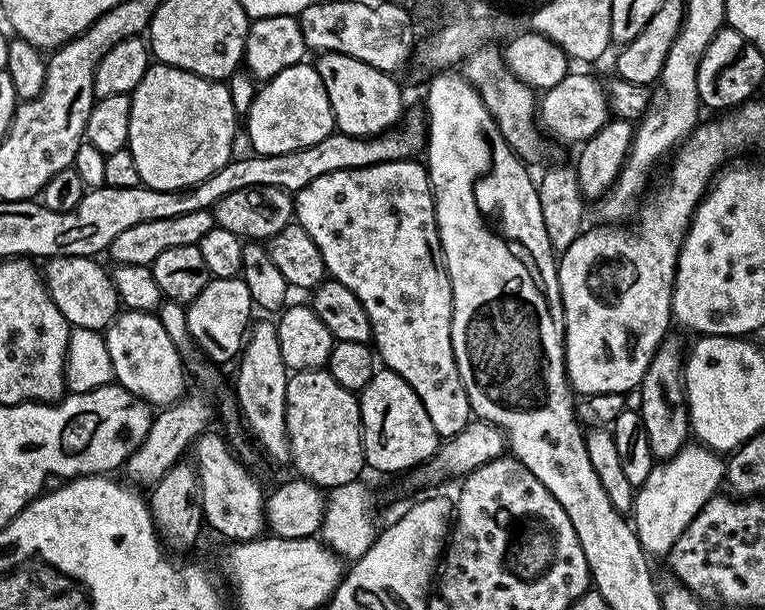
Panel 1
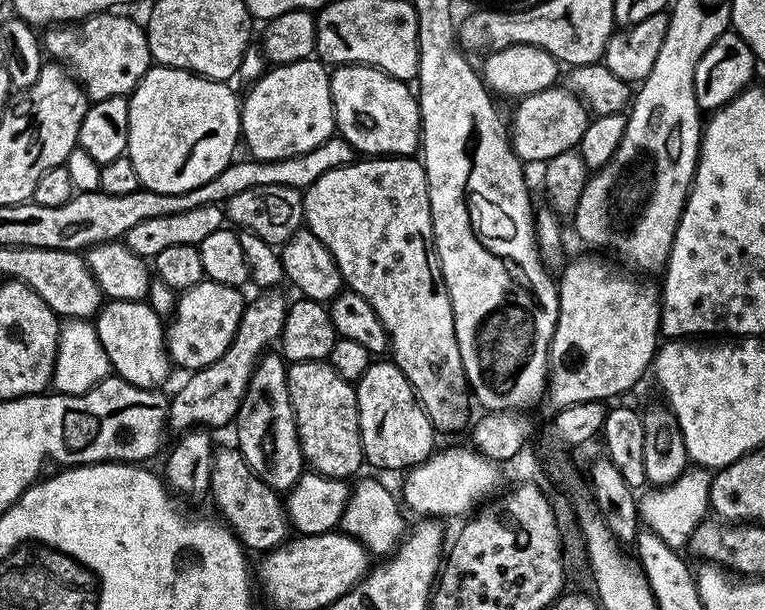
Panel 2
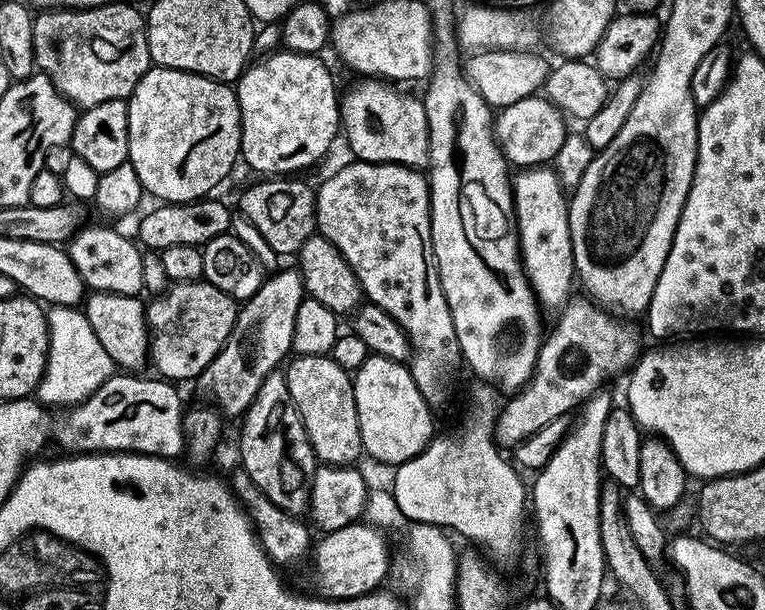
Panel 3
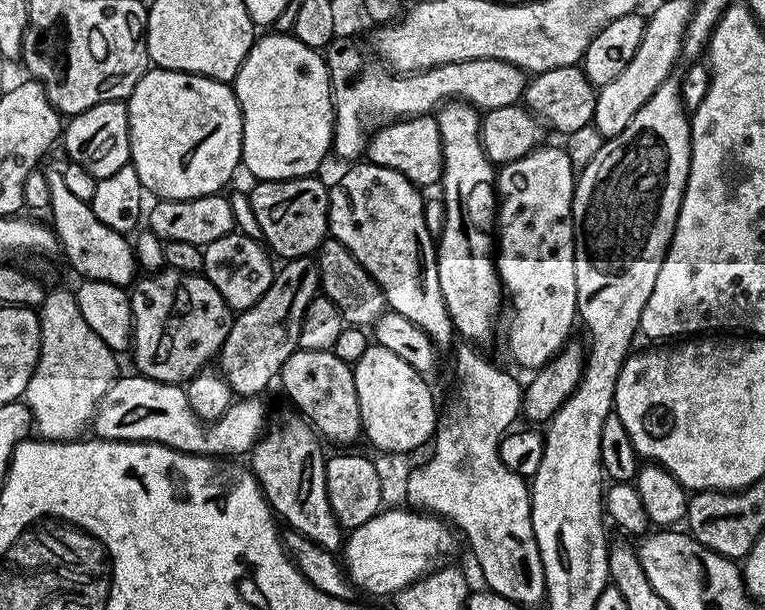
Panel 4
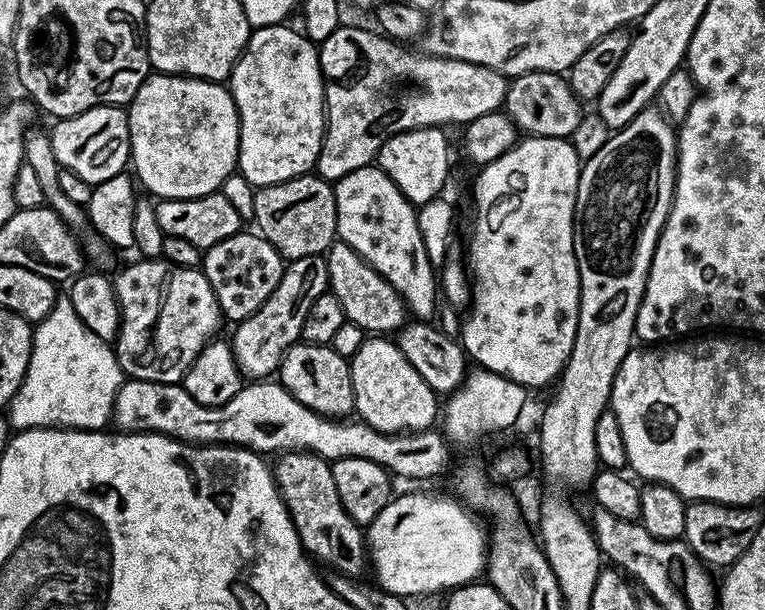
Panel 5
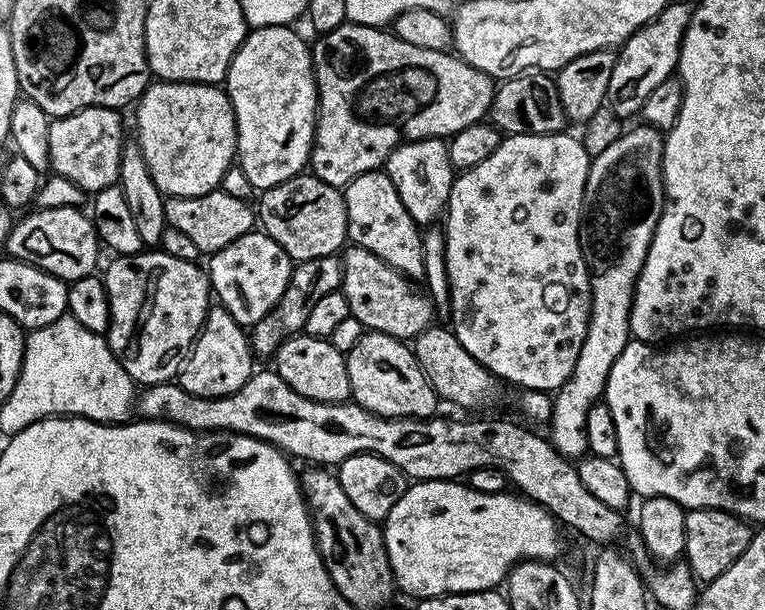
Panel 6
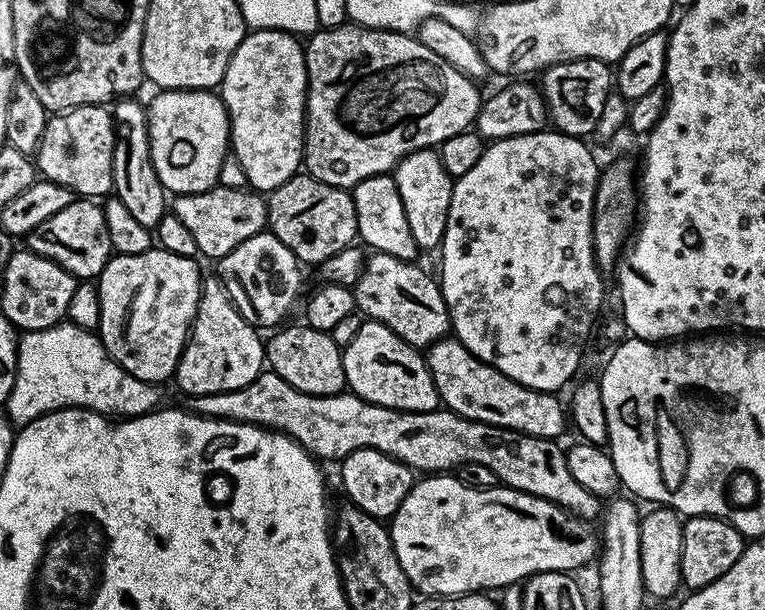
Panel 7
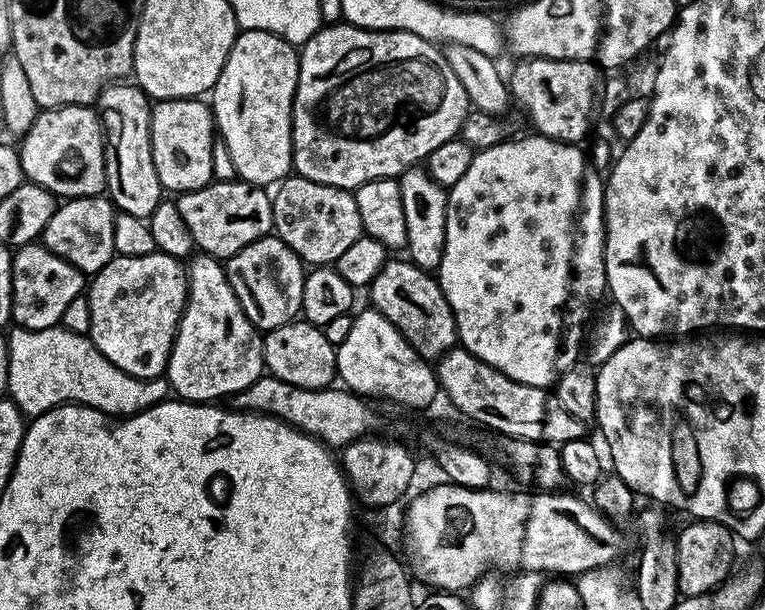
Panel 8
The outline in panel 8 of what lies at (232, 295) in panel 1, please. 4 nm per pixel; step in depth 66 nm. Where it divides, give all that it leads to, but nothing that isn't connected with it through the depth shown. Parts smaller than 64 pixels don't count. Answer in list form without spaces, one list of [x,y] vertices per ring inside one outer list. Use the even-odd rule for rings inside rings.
[[[155,251],[141,256],[121,256],[117,254],[112,257],[111,262],[102,271],[95,273],[91,277],[90,283],[86,288],[86,295],[90,302],[90,330],[88,331],[88,336],[94,342],[96,349],[106,358],[110,358],[110,362],[114,362],[114,366],[118,366],[126,374],[137,376],[143,380],[149,380],[155,376],[163,377],[168,371],[168,359],[172,353],[172,343],[176,337],[176,331],[180,325],[180,315],[183,314],[184,306],[188,302],[188,273],[185,265],[177,257],[165,252]]]

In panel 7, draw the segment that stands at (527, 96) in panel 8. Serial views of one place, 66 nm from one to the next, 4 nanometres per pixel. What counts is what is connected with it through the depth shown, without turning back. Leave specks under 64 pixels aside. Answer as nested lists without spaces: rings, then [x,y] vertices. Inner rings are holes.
[[[568,60],[542,72],[542,91],[548,103],[551,127],[567,136],[591,137],[598,126],[598,118],[606,106],[606,98],[614,91],[614,68],[607,60]]]

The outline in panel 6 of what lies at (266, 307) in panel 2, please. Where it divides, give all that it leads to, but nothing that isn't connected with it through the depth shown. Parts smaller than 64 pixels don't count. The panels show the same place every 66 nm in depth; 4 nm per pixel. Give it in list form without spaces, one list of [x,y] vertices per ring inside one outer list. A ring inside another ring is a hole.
[[[339,255],[299,261],[293,267],[290,286],[286,286],[286,294],[282,294],[282,298],[278,298],[278,306],[274,306],[274,310],[270,310],[270,314],[266,314],[266,318],[262,318],[262,322],[252,325],[250,339],[253,353],[257,357],[275,357],[281,342],[303,333],[304,323],[310,314],[310,309],[314,307],[314,302],[318,302],[318,298],[322,298],[322,294],[337,291],[341,282],[342,266]]]

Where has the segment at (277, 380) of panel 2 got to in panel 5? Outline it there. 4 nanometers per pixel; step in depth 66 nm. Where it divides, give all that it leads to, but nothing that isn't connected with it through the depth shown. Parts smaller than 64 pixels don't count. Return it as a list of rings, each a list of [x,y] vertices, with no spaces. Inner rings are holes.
[[[285,452],[277,455],[275,460],[276,487],[288,507],[305,552],[313,561],[332,568],[328,570],[333,573],[363,577],[360,575],[366,572],[370,564],[366,555],[366,532],[354,522],[354,518],[350,518],[350,514],[346,514],[342,498],[338,498],[338,486],[334,486],[331,463],[314,452]]]

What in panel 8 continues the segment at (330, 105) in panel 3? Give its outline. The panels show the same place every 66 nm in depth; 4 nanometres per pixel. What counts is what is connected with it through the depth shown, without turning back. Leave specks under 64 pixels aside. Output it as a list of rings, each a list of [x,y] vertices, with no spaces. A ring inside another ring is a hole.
[[[244,30],[237,35],[222,66],[222,74],[218,74],[218,82],[210,93],[212,118],[216,121],[219,139],[223,140],[226,150],[230,150],[237,177],[247,184],[276,186],[293,171],[292,103],[298,86],[299,69],[300,57],[297,49],[287,40],[262,30]]]

